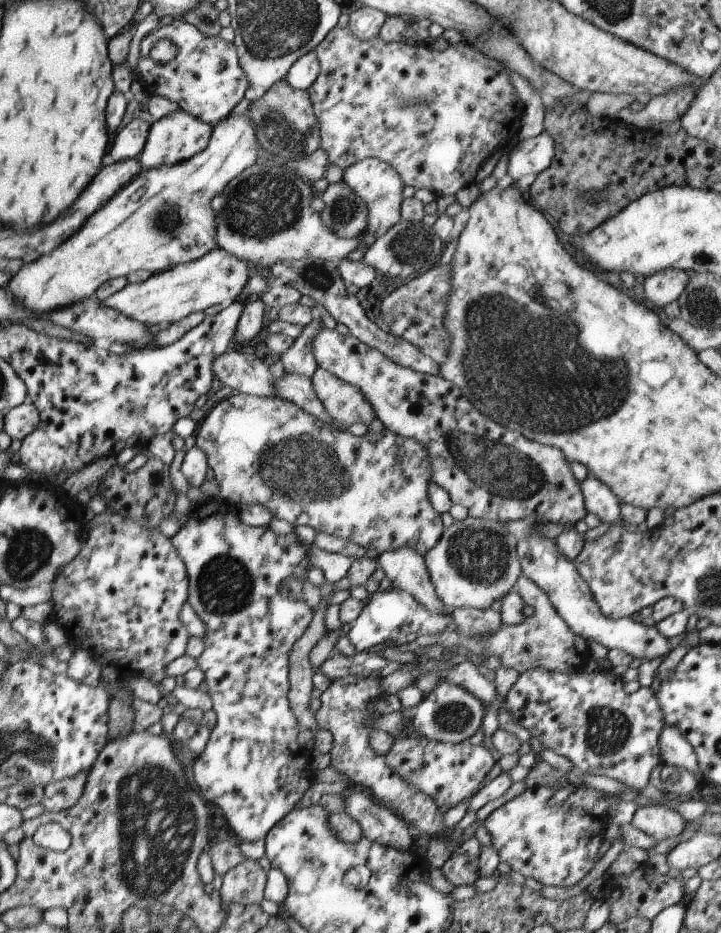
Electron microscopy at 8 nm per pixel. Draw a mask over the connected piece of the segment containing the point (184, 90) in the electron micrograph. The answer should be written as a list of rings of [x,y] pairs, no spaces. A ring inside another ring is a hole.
[[[172,20],[167,26],[161,26],[157,30],[152,30],[142,38],[141,44],[139,44],[139,59],[135,69],[135,76],[137,76],[136,80],[143,86],[147,96],[155,94],[175,102],[179,110],[202,121],[204,124],[210,125],[212,128],[222,119],[229,116],[233,108],[244,98],[244,92],[249,87],[244,71],[239,67],[234,45],[223,41],[218,35],[215,37],[204,36],[193,26],[182,20]],[[163,38],[167,38],[175,44],[177,53],[170,62],[157,65],[148,58],[148,52],[158,39]]]

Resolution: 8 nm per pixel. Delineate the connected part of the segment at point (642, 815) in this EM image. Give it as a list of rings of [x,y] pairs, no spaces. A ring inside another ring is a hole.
[[[655,803],[638,804],[630,826],[644,832],[657,842],[680,834],[686,822],[671,808]]]

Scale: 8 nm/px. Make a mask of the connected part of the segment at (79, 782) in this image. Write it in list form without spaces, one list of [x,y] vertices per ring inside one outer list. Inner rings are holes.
[[[89,770],[82,771],[72,778],[65,778],[45,785],[40,803],[44,812],[60,812],[73,807],[81,797],[88,772]]]

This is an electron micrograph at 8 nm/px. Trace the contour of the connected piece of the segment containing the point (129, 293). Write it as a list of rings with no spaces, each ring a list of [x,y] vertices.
[[[216,248],[195,261],[154,273],[144,282],[127,283],[124,288],[100,304],[145,326],[171,325],[190,313],[202,312],[215,304],[227,306],[233,303],[240,293],[245,291],[244,286],[250,274],[251,268],[247,266],[247,262]]]

